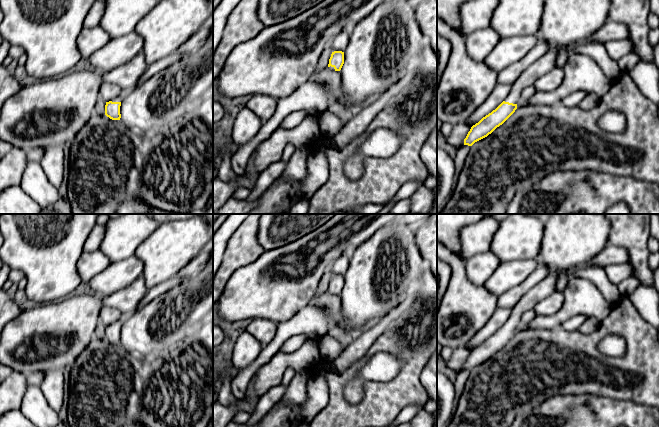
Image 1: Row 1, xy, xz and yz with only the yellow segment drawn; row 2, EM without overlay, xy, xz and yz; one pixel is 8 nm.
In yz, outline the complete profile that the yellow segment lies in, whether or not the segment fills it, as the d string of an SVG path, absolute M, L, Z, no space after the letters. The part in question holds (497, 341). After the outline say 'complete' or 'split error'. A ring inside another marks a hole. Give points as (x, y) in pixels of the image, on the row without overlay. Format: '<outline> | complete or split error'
M553 270L521 297L511 309L510 317L506 323L495 334L473 349L464 365L450 374L455 378L457 374L465 369L472 370L475 366L487 361L497 351L502 349L515 336L517 328L522 325L522 314L526 311L534 310L537 303L555 292L556 284L557 273L556 270Z | split error

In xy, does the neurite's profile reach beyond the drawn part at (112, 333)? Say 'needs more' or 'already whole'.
needs more

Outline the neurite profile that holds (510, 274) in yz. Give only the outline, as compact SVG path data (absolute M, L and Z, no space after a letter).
M532 259L512 260L500 263L486 280L484 287L492 294L500 296L523 282L537 267Z

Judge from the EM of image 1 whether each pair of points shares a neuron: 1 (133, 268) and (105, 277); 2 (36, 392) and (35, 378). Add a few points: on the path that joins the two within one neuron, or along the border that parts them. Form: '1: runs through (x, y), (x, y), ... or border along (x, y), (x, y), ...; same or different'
1: runs through (126, 271), (112, 277); same
2: border along (39, 385), (31, 385), (29, 387); different

